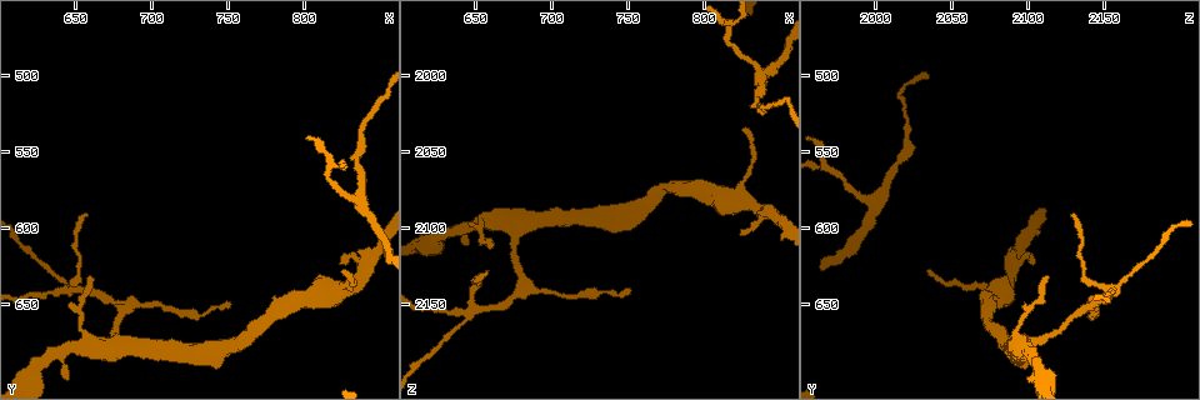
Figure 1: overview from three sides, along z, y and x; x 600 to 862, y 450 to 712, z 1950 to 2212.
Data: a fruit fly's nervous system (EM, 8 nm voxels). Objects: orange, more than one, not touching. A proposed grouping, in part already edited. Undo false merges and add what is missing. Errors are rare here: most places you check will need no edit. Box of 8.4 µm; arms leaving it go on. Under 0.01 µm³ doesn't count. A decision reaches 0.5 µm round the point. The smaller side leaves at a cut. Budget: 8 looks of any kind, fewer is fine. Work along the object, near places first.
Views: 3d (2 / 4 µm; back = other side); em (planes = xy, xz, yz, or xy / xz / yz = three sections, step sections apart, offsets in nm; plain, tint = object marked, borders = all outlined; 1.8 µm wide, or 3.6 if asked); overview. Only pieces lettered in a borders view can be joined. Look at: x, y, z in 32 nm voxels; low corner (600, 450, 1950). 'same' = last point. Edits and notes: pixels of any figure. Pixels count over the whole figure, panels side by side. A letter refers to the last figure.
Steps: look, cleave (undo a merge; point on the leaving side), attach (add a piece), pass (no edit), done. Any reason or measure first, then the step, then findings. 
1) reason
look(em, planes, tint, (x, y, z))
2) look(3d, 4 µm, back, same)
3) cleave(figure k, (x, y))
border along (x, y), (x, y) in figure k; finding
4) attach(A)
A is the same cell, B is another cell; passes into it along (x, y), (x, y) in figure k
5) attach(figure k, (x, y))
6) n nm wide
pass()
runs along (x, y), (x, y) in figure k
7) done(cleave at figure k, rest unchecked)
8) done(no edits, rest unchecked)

four-way junction
look(em, planes, tint, (648, 638, 2152))

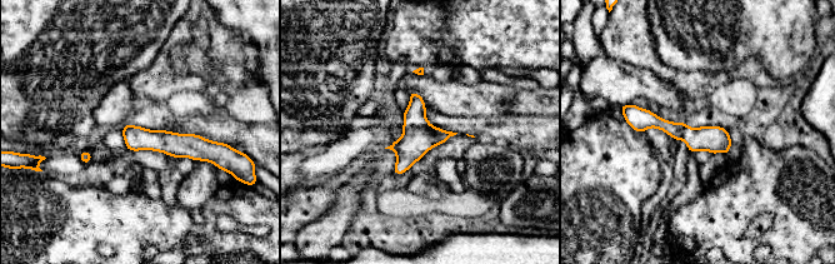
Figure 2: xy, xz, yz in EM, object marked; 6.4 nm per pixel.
look(em, planes, borders, same)

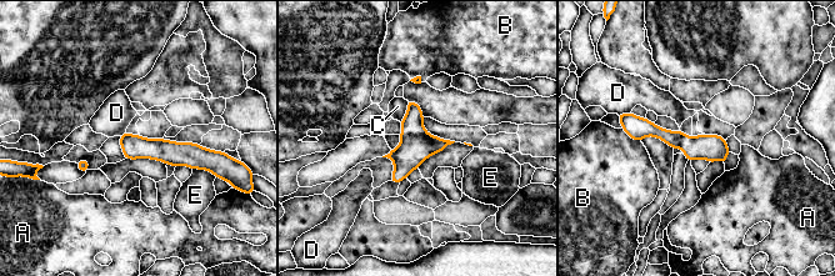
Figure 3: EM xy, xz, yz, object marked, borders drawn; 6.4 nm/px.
pass()
A, B, C, D and E are other cells; runs along (625, 121), (691, 146), (725, 152) in figure 3; all the same cell

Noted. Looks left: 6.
sudden change in width
look(em, planes, borders, (806, 646, 2080))

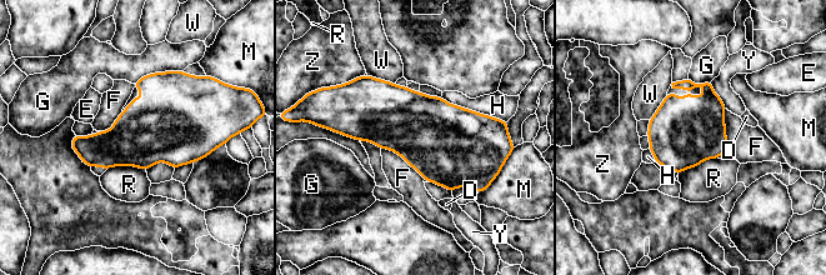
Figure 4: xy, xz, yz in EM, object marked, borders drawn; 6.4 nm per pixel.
pass()
D, E, F, G, H, M, R, W, Y and Z are other cells; border along (381, 148), (399, 154), (424, 179) in figure 4; all the same cell

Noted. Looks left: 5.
thick turns thin
look(3d, 4 µm, back, (756, 676, 2086))

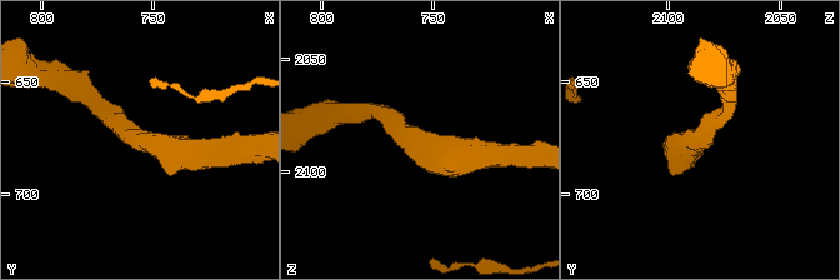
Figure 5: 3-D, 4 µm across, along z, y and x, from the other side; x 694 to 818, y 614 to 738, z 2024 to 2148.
look(em, yz, step 4, tint, (756, 675, 2088))

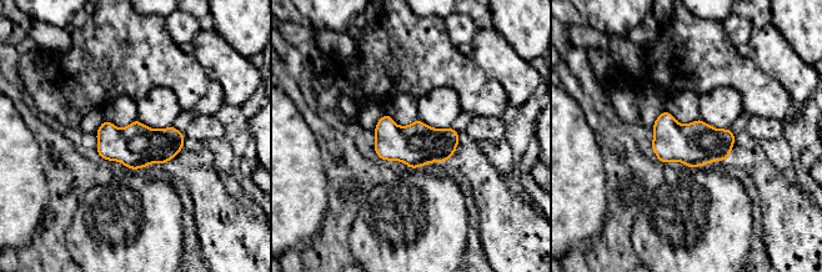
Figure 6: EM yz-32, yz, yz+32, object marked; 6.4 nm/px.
look(em, planes, borders, same)

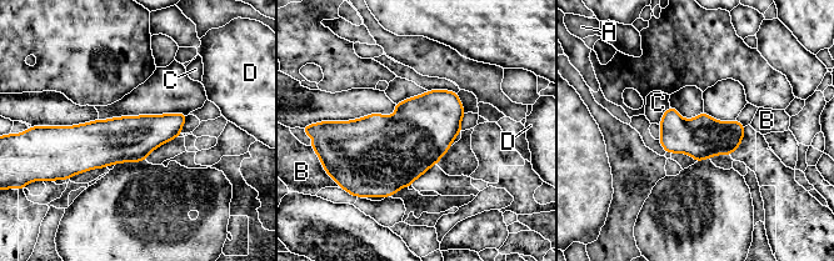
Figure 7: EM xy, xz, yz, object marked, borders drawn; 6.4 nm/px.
C touches over 150 nm
pass()
A, B, C and D are other cells; border along (669, 105), (658, 124) in figure 7; continuous, no second cell

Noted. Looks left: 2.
done(no edits, rest unchecked)

